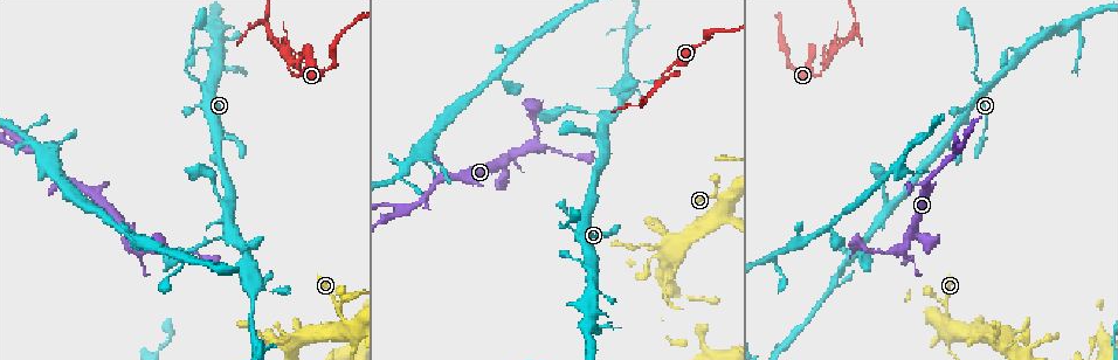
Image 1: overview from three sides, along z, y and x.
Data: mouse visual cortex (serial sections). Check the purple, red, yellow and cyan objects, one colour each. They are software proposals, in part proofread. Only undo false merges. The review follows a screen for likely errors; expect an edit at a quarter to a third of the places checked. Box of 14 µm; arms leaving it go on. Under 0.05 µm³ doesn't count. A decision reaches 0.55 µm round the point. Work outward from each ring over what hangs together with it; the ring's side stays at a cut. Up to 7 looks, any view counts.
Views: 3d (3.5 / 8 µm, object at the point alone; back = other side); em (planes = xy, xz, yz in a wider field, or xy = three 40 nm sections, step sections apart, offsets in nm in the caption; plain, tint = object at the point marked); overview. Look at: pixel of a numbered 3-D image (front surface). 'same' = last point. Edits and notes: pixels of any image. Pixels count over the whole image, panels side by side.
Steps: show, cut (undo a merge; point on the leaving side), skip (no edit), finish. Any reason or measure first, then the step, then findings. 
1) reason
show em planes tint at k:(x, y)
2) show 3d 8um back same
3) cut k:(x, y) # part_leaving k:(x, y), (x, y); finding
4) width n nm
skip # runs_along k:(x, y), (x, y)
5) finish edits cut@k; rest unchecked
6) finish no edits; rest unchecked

three arms meet
show 3d 3.5um at 1:(404, 210)

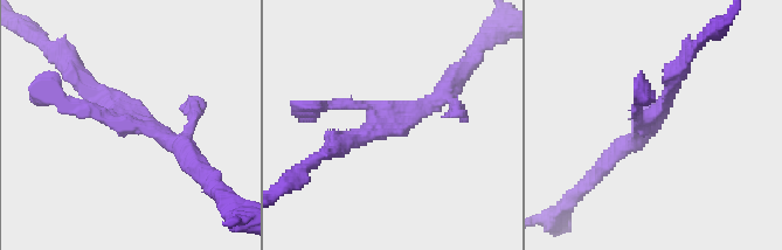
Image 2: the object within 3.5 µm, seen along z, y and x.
shape alone is not enough
show em xy step 5 tint at 2:(652, 122)

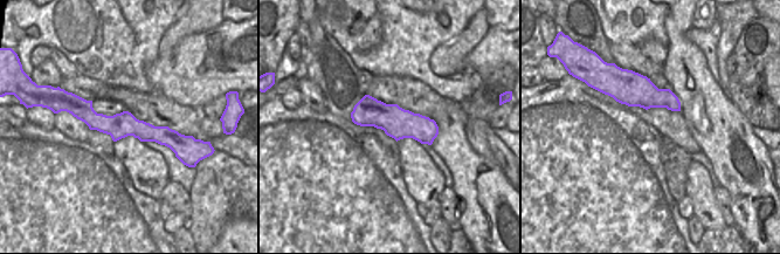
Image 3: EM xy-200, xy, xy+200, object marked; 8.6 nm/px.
skip # runs_along 3:(73, 109), (105, 124), (181, 141); all the same cell

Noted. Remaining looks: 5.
a narrow waist
show 3d 3.5um at 1:(292, 72)

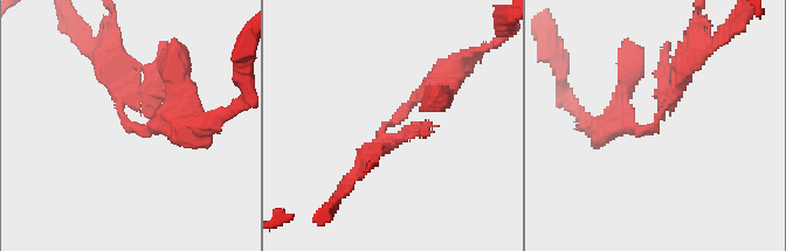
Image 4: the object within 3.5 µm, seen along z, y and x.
show em xy step 2 tint at 4:(657, 120)

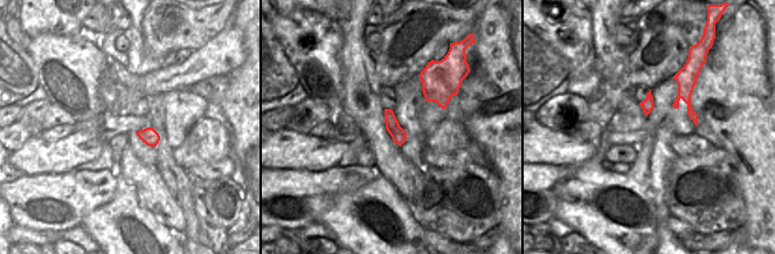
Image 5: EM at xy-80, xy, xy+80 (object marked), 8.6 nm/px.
cut 4:(118, 86) # two cells meet here

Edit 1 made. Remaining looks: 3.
redraw
show overview

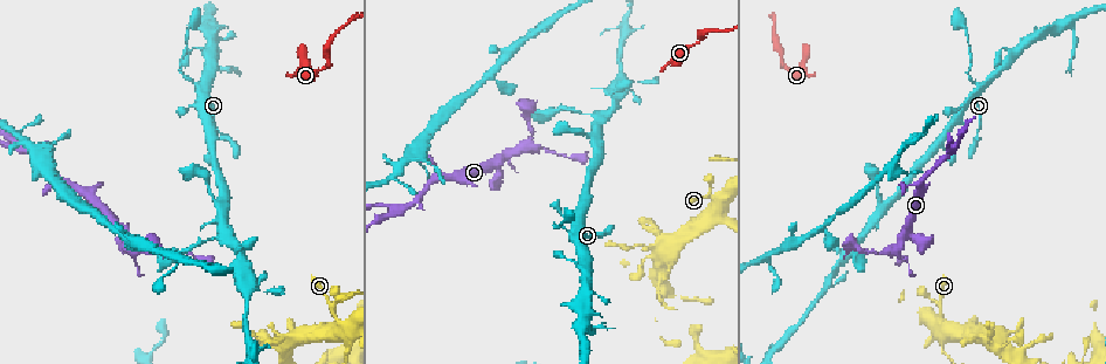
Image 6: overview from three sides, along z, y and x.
looks like a crossing
show em xy step 2 tint at 6:(718, 213)

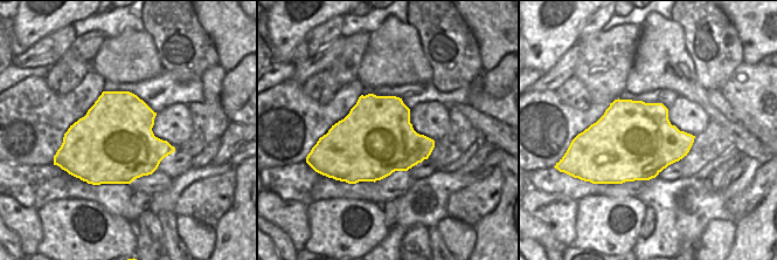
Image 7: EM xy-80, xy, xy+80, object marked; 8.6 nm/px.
wider look
show 3d 3.5um same

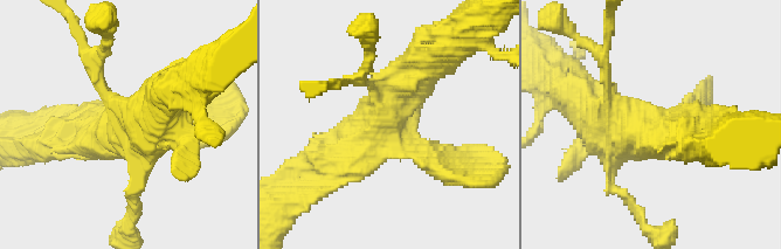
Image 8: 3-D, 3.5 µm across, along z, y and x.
width 650 nm
skip # runs_along 8:(605, 63), (628, 129), (685, 132); all the same cell

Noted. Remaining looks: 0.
finish edits cut@4; rest unchecked

